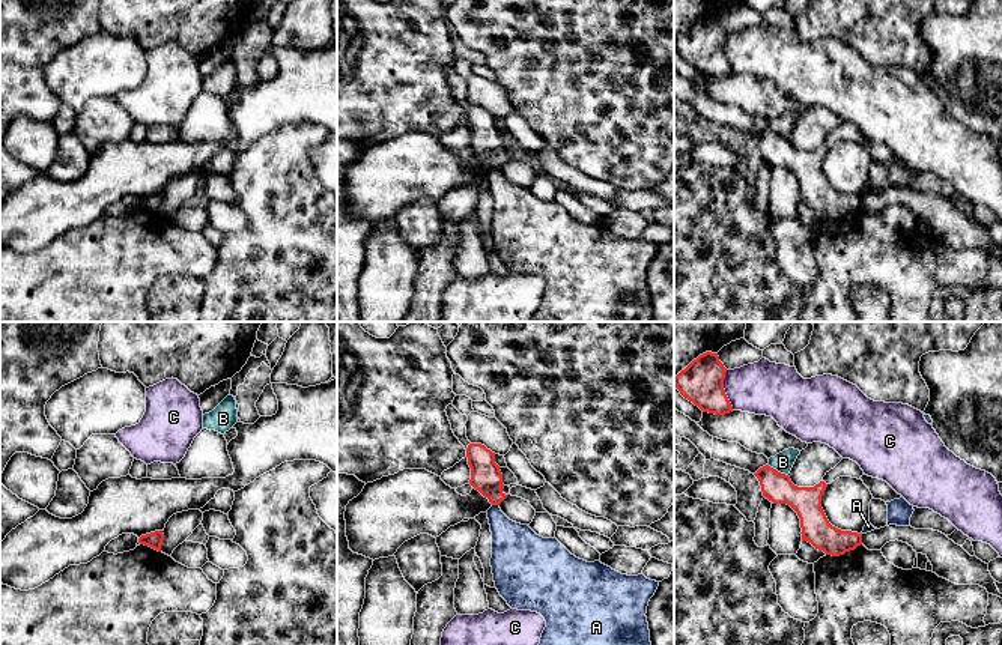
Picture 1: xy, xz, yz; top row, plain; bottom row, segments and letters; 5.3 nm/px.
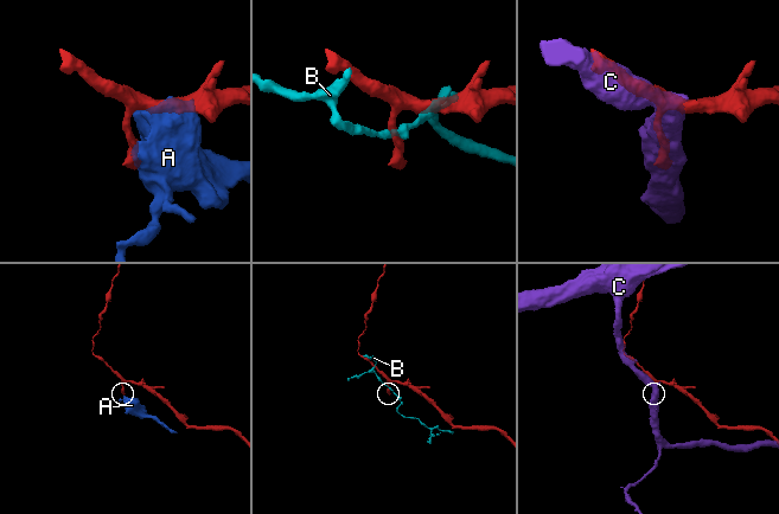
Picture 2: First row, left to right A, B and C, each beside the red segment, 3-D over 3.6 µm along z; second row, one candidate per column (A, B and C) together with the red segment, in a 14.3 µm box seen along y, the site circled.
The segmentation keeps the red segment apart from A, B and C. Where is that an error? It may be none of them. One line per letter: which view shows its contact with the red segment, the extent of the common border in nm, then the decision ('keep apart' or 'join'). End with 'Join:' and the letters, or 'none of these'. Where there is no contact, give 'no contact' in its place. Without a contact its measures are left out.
A: meets red in xz; contact 40 nm long; keep apart
B: meets red in yz; contact 130 nm long; keep apart
C: meets red in yz; contact 220 nm long; keep apart
Join: none of these

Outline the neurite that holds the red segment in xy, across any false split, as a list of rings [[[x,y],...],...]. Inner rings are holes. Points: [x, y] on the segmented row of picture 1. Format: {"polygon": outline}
{"polygon": [[[155,531],[155,532],[141,535],[141,537],[138,538],[138,543],[140,543],[140,544],[144,544],[144,546],[149,546],[149,547],[152,547],[152,549],[161,552],[162,540],[164,540],[162,531]]]}

